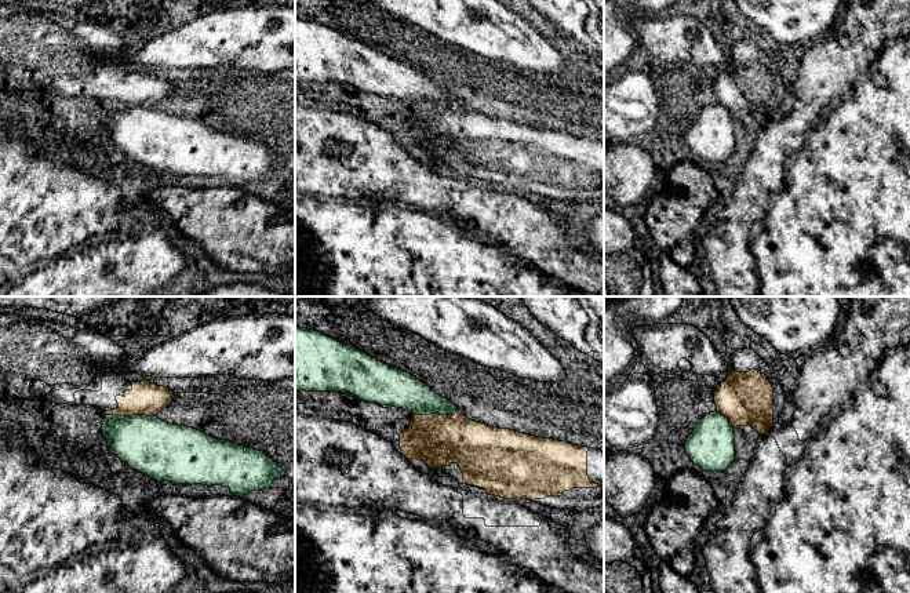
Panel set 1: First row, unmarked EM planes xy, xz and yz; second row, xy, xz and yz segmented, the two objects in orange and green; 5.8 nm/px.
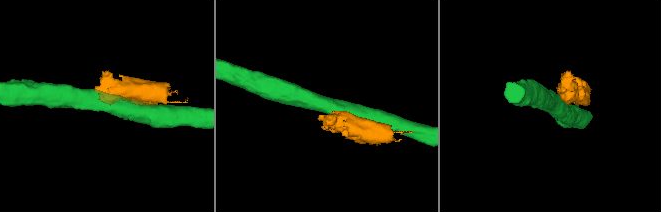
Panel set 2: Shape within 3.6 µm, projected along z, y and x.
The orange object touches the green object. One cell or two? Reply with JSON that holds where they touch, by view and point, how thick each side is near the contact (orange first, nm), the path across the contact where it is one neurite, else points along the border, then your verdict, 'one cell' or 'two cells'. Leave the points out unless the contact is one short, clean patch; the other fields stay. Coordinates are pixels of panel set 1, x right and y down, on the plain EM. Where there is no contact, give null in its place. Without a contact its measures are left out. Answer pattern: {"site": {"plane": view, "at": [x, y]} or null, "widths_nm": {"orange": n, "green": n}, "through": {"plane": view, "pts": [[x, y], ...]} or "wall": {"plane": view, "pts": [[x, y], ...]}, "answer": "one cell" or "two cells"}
{"site": {"plane": "xy", "at": [131, 105]}, "widths_nm": {"orange": 190, "green": 320}, "wall": {"plane": "xy", "pts": [[106, 105], [155, 108]]}, "answer": "two cells"}

